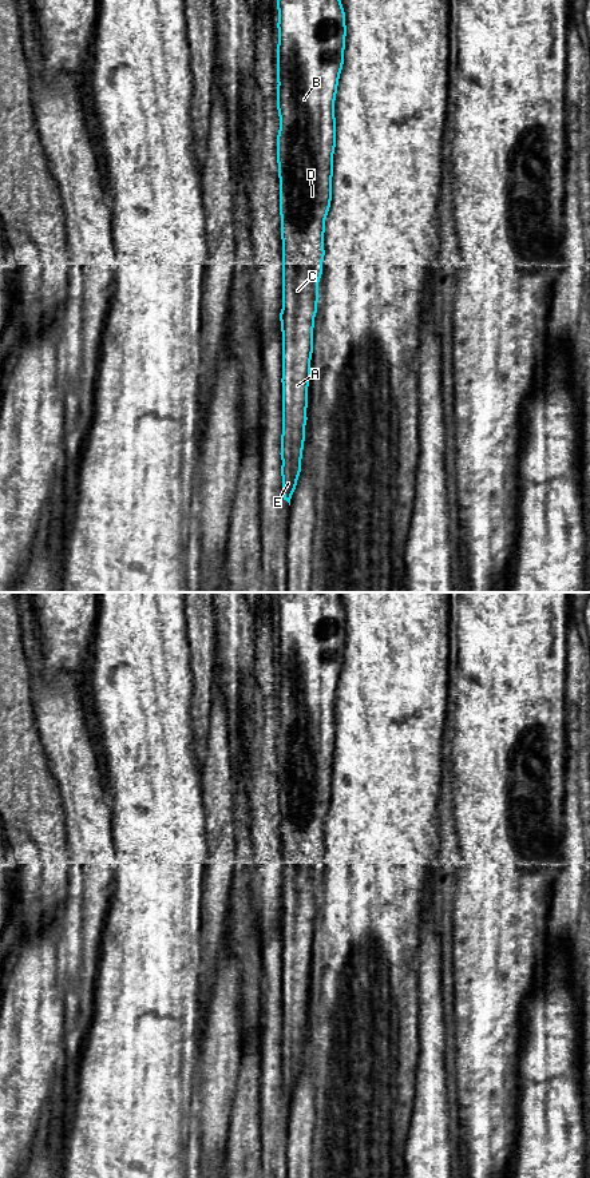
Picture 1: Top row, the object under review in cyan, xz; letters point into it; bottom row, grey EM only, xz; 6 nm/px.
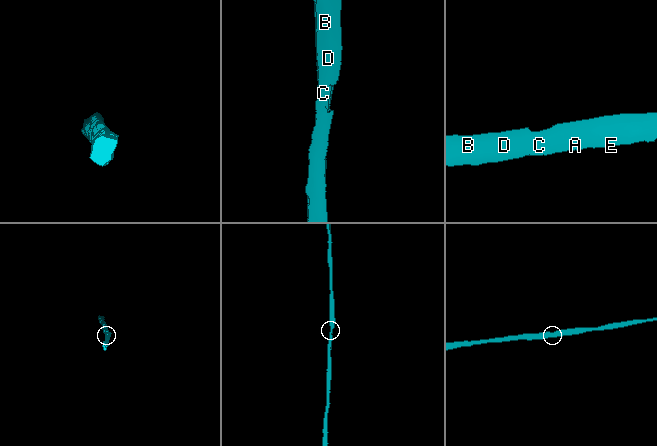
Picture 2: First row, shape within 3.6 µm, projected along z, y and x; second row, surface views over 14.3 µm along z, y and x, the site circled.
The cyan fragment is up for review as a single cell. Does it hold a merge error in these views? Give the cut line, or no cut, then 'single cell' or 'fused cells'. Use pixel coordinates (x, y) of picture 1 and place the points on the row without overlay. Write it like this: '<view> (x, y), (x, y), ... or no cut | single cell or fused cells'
no cut | single cell

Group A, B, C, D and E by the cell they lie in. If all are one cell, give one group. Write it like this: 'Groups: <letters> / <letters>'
Groups: A B C D E

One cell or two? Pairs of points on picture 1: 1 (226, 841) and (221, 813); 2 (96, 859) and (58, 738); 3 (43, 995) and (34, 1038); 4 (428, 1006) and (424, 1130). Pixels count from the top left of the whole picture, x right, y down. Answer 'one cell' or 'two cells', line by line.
1: one cell
2: one cell
3: one cell
4: one cell

